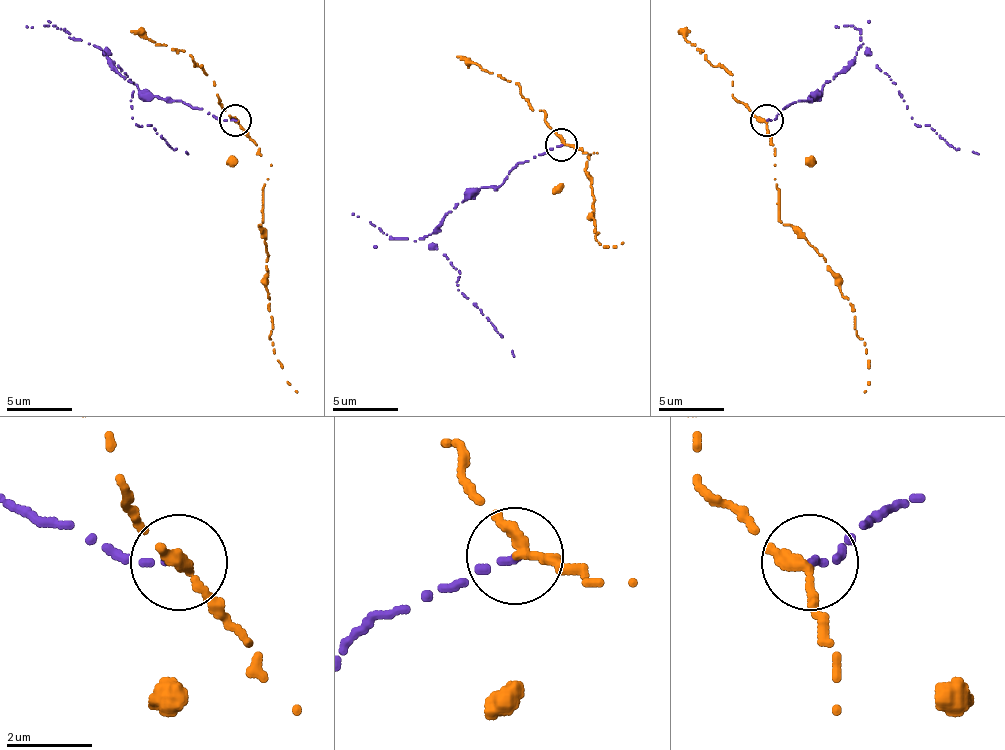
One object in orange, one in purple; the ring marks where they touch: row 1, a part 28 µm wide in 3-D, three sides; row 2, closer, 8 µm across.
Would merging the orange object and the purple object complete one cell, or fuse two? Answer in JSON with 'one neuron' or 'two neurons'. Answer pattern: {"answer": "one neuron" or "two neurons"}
{"answer": "two neurons"}

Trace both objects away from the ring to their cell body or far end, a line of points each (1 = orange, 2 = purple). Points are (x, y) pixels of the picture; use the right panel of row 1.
1: (767, 122), (777, 217), (800, 233), (826, 263), (862, 338), (868, 361), (865, 393)
2: (767, 119), (810, 96), (839, 74), (859, 47), (895, 83), (911, 119), (930, 126), (950, 145), (979, 155)

